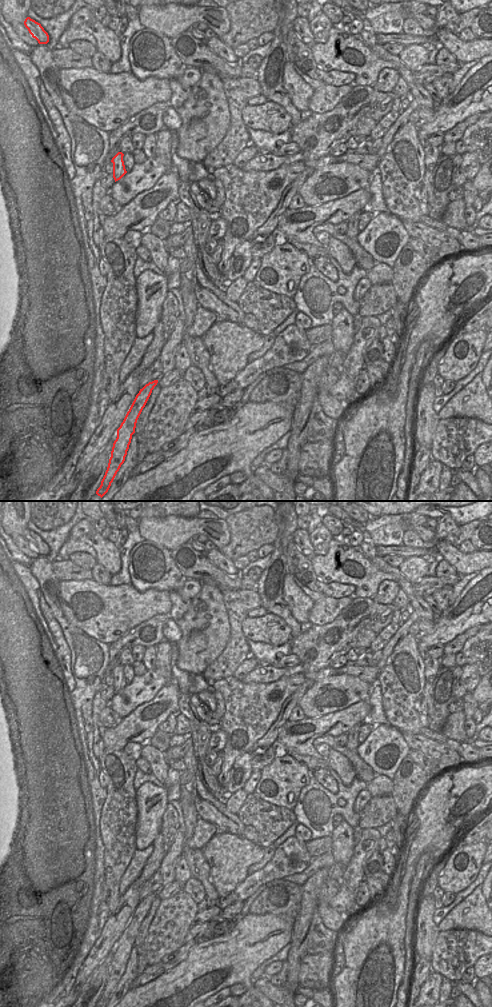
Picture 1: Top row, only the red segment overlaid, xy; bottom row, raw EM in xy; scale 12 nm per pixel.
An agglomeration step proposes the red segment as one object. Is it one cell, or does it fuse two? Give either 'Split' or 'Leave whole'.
Leave whole.

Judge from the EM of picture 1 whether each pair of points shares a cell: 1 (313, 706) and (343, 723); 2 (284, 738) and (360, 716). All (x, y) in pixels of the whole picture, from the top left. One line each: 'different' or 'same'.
1: different
2: same

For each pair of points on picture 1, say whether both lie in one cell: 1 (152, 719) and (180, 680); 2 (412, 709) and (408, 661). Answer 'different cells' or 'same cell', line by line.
1: different cells
2: same cell

